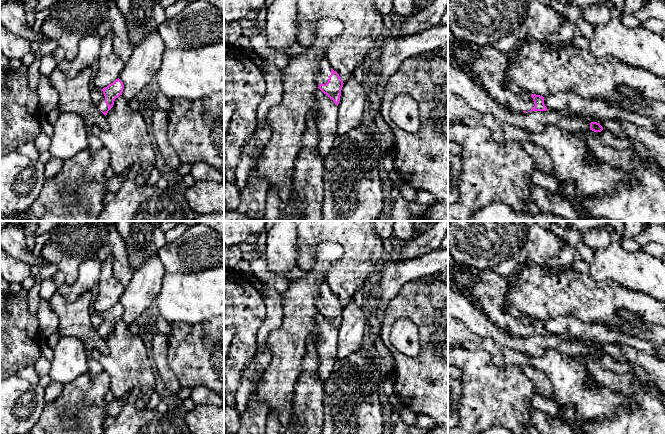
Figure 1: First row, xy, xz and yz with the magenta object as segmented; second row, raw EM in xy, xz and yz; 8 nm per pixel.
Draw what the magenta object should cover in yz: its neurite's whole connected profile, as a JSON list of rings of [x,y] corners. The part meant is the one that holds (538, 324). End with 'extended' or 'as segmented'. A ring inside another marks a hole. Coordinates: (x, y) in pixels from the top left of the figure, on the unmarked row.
[[[448,254],[448,266],[456,269],[455,277],[481,302],[491,321],[519,336],[546,335],[544,321],[521,313],[506,299],[508,284],[493,268],[472,269],[457,264]]]; extended

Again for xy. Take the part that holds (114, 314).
[[[118,302],[102,314],[94,312],[90,318],[95,330],[106,340],[115,323],[122,319],[123,313],[123,306]]]; extended

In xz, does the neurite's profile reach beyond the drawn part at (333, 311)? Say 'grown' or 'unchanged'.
grown

